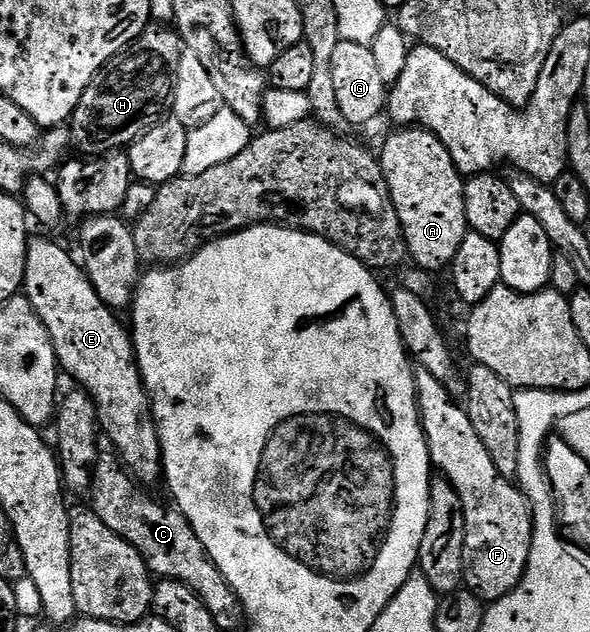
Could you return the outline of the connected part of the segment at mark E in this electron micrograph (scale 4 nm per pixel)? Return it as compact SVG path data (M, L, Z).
M38 237L26 246L26 280L24 295L32 303L36 315L44 323L52 339L54 354L61 372L75 377L77 384L85 389L86 394L96 403L98 424L111 446L117 449L119 457L127 469L143 486L154 487L163 476L162 448L158 438L158 425L150 409L150 397L146 394L146 385L142 373L138 370L138 357L134 354L134 339L129 328L118 322L119 314L110 309L96 295L92 283L86 277L86 271L77 260L74 261L54 241L45 241Z

